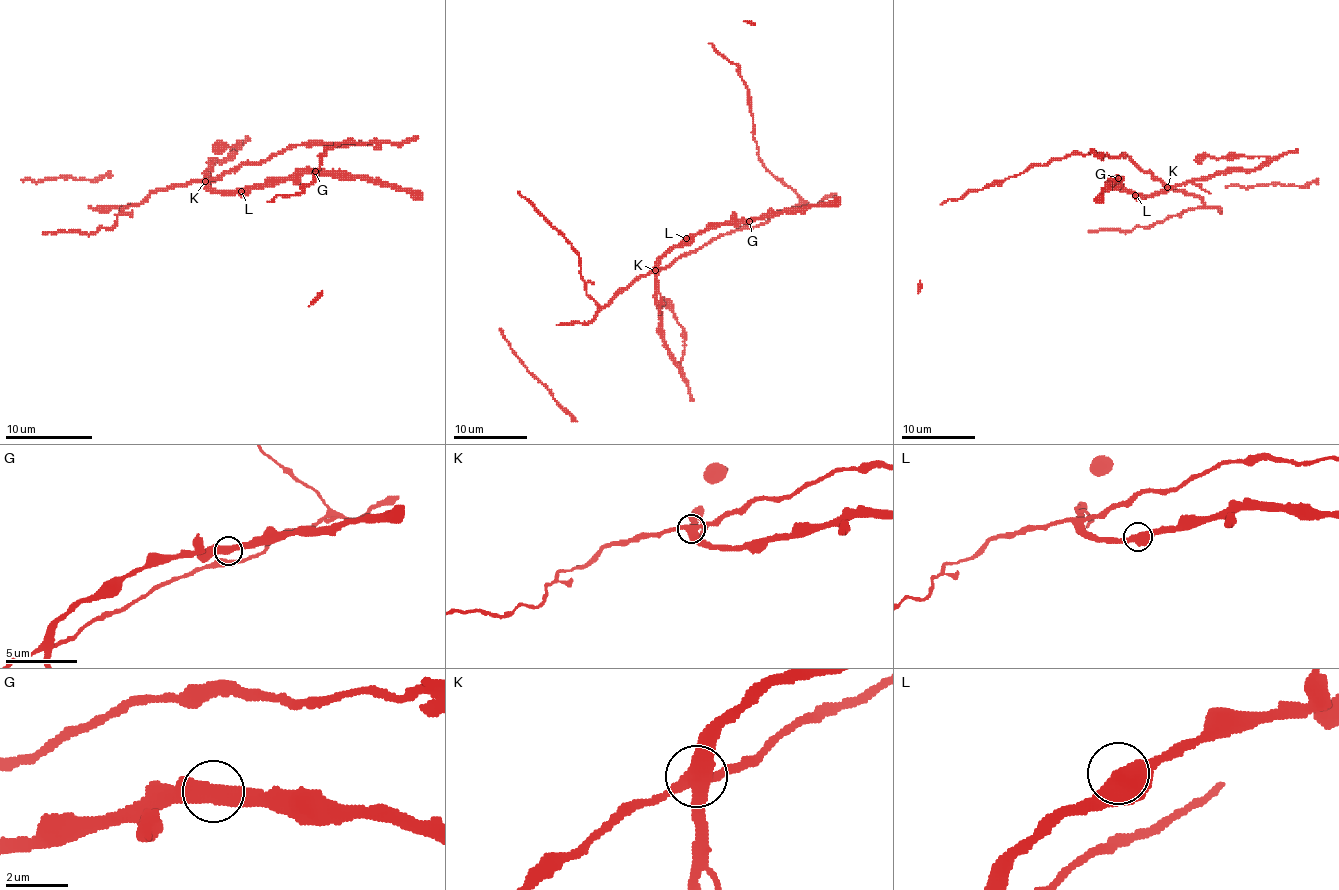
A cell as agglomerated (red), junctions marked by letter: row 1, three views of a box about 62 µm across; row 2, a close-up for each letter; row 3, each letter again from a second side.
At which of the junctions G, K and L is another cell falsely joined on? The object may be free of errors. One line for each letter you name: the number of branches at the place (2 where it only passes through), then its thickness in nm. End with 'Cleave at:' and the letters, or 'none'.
K: 4 | 460 nm
Cleave at: K

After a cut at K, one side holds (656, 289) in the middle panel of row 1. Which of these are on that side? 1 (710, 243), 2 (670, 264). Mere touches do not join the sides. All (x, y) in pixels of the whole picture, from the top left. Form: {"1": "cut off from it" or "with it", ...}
{"1": "cut off from it", "2": "cut off from it"}

